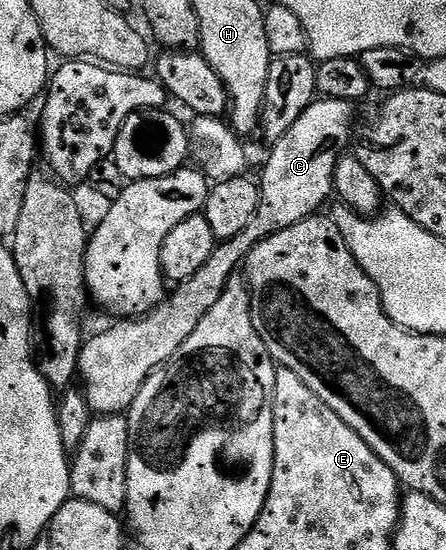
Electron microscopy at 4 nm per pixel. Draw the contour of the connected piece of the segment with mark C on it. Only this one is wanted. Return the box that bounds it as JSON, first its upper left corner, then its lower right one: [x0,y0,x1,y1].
[78,99,356,416]

